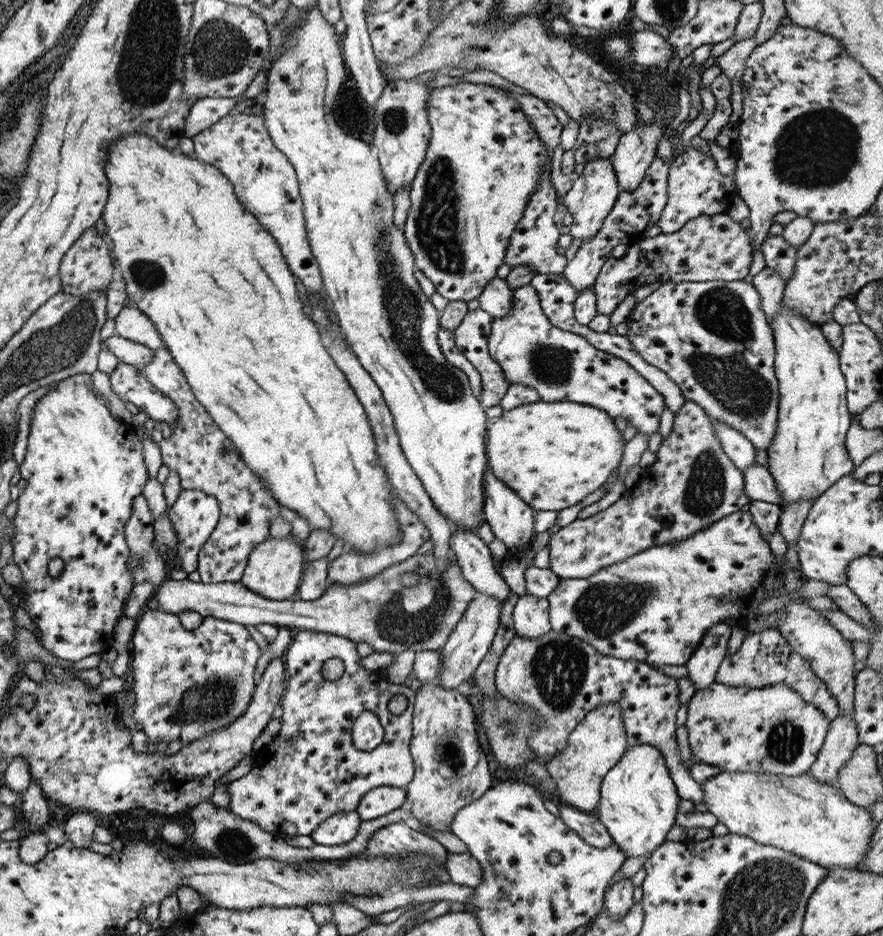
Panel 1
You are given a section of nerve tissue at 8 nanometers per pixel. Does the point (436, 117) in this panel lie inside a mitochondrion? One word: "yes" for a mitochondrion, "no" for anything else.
no

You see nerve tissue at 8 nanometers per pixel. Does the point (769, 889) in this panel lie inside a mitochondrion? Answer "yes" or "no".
yes

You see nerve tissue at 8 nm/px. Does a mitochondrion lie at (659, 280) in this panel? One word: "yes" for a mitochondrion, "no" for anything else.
no

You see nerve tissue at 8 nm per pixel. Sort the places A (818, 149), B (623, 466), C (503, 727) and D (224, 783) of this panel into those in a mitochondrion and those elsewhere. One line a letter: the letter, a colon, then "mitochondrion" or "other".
A: mitochondrion
B: other
C: mitochondrion
D: other

